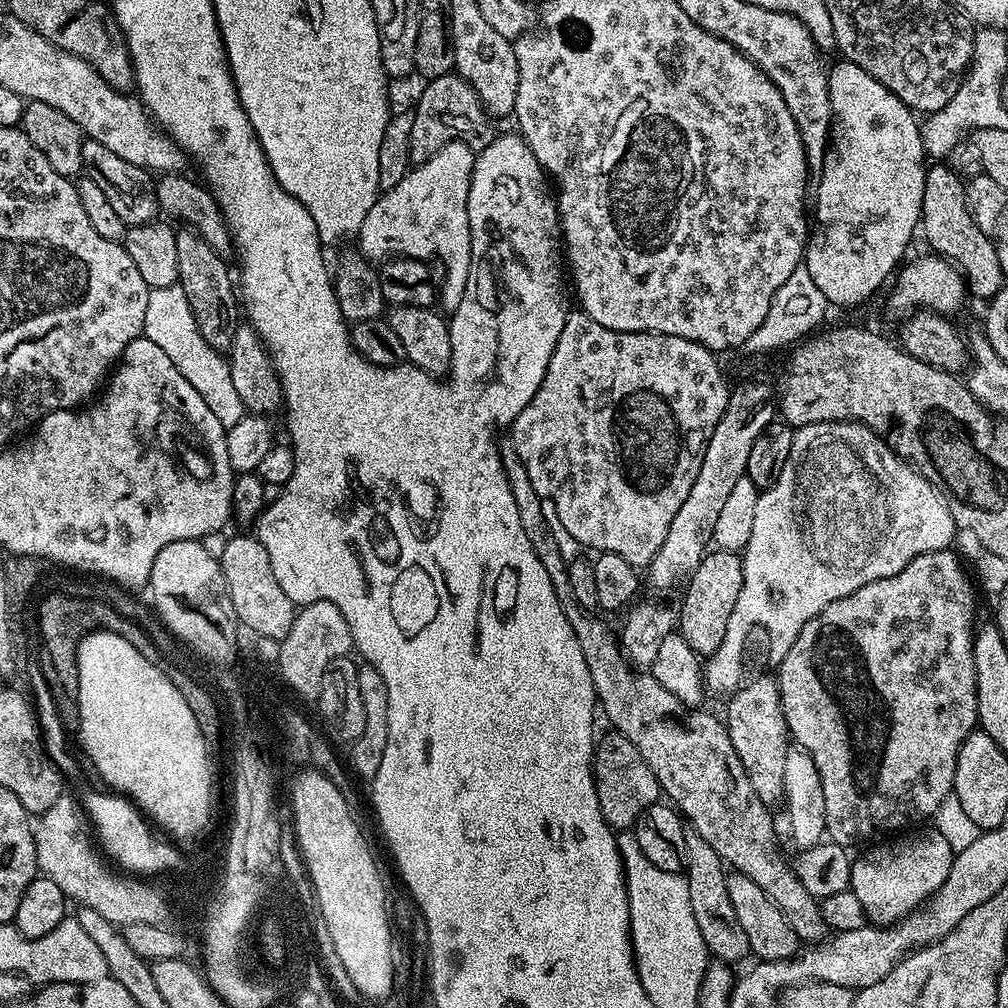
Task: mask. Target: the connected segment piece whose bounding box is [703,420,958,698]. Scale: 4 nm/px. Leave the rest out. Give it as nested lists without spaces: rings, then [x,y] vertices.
[[[831,420],[825,424],[808,424],[804,428],[795,429],[796,437],[790,446],[790,458],[786,458],[786,467],[774,486],[763,489],[758,498],[758,506],[754,510],[754,526],[750,530],[750,542],[746,542],[742,553],[744,562],[744,585],[738,590],[738,602],[734,602],[734,614],[730,614],[730,622],[726,622],[726,638],[722,638],[722,646],[714,655],[707,657],[703,665],[704,682],[709,693],[717,692],[722,698],[732,694],[740,687],[745,679],[744,673],[744,651],[748,648],[748,639],[755,634],[756,628],[764,631],[768,639],[768,660],[772,666],[779,666],[782,658],[786,658],[790,646],[794,646],[794,638],[802,634],[802,626],[810,622],[830,602],[838,602],[838,598],[846,598],[846,594],[854,594],[862,586],[874,582],[878,578],[890,578],[898,573],[914,558],[918,558],[927,552],[943,552],[949,547],[948,544],[955,536],[958,536],[958,529],[954,518],[948,509],[948,500],[945,493],[929,477],[917,472],[908,461],[896,455],[894,449],[888,445],[885,437],[865,424],[857,424],[851,420]]]

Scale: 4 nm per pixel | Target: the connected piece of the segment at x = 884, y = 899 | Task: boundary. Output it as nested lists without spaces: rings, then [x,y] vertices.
[[[935,827],[913,836],[900,836],[885,844],[876,844],[869,852],[852,861],[850,890],[862,902],[865,917],[873,925],[891,926],[916,911],[937,892],[950,874],[953,850]]]

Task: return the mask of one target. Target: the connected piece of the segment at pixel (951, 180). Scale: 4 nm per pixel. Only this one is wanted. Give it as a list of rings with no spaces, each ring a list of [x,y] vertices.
[[[936,162],[925,171],[924,189],[922,190],[922,210],[920,223],[922,236],[928,239],[928,244],[933,253],[943,256],[949,264],[959,270],[966,281],[966,288],[986,302],[1006,283],[1002,274],[1002,266],[998,262],[996,253],[997,241],[990,239],[982,230],[978,230],[978,222],[970,214],[970,206],[966,202],[966,184],[952,168],[947,168],[946,163]]]

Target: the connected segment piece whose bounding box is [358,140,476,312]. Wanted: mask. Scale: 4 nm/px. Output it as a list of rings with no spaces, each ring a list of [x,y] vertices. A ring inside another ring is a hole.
[[[455,140],[442,150],[438,150],[421,164],[409,167],[408,173],[398,182],[398,186],[386,188],[377,196],[374,206],[366,214],[358,233],[358,251],[369,262],[383,261],[385,258],[407,258],[410,260],[431,261],[431,256],[443,260],[446,280],[440,288],[440,304],[451,312],[461,302],[462,290],[470,270],[470,222],[468,221],[468,191],[472,167],[476,161],[473,149],[463,140]]]

